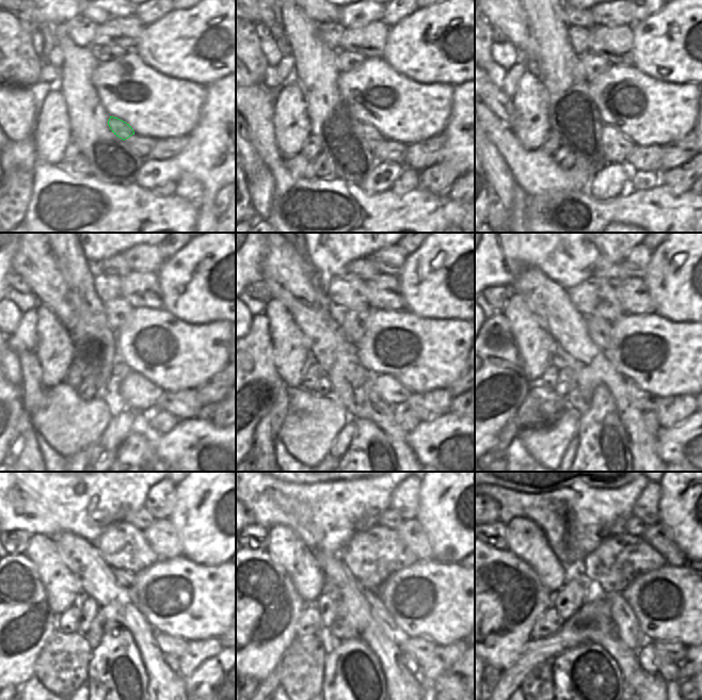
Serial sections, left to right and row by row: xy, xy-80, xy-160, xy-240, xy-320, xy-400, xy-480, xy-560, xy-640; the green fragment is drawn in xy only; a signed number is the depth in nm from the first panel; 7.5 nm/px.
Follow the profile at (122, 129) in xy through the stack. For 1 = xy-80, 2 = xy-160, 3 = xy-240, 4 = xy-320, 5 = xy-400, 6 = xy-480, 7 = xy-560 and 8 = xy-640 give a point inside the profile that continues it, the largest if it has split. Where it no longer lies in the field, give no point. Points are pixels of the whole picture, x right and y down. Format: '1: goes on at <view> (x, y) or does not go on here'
1: goes on at xy-80 (371, 136)
2: goes on at xy-160 (617, 147)
3: goes on at xy-240 (139, 393)
4: goes on at xy-320 (387, 387)
5: goes on at xy-400 (645, 401)
6: goes on at xy-480 (172, 645)
7: goes on at xy-560 (421, 649)
8: goes on at xy-640 (669, 655)

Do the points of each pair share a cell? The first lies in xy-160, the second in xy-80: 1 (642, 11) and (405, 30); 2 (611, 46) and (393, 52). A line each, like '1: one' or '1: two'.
1: two
2: two

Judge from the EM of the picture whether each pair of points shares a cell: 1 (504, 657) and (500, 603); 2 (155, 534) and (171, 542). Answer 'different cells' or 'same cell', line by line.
1: same cell
2: same cell

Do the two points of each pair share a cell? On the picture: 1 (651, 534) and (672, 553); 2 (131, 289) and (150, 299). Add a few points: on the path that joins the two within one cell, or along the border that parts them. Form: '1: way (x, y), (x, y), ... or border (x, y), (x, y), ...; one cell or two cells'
1: way (656, 537), (667, 547); one cell
2: way (132, 295), (142, 300), (145, 299); one cell

